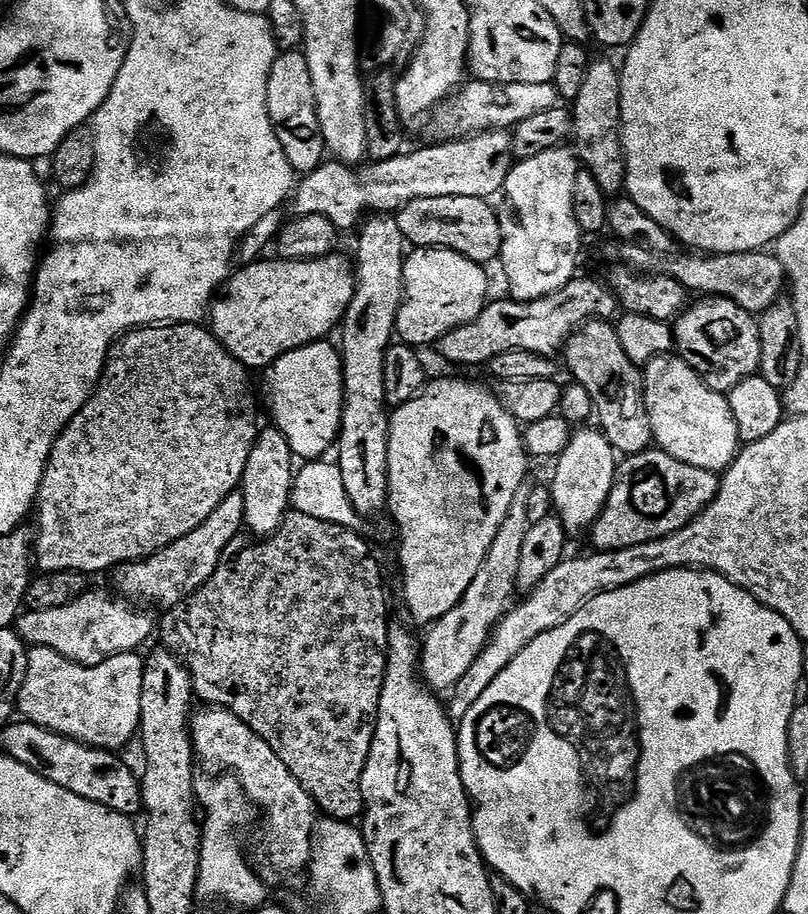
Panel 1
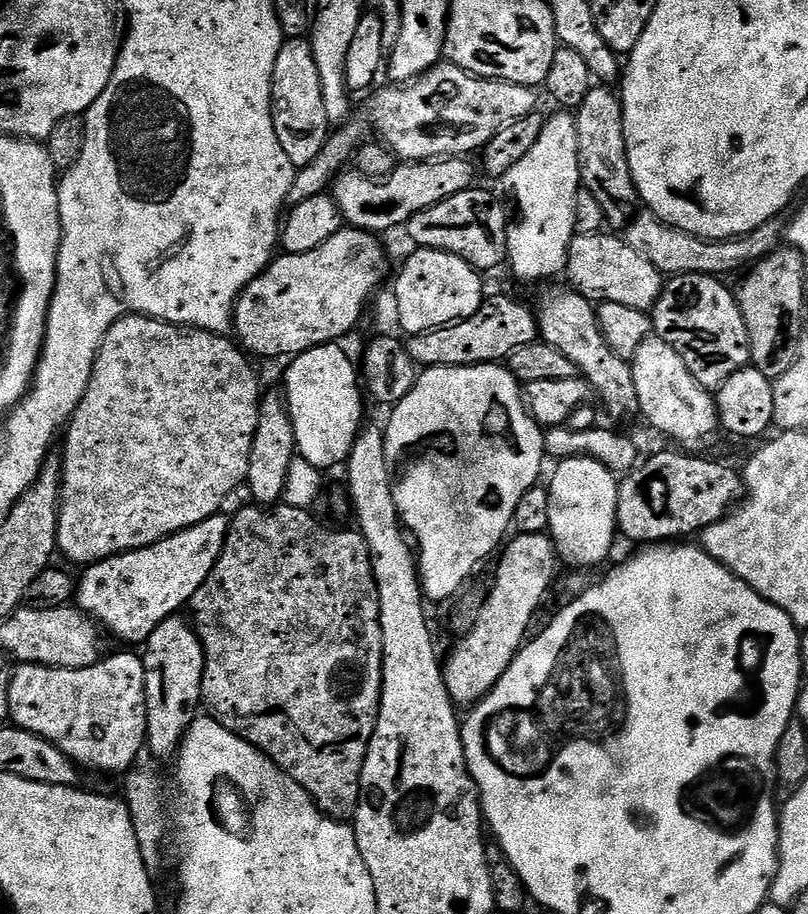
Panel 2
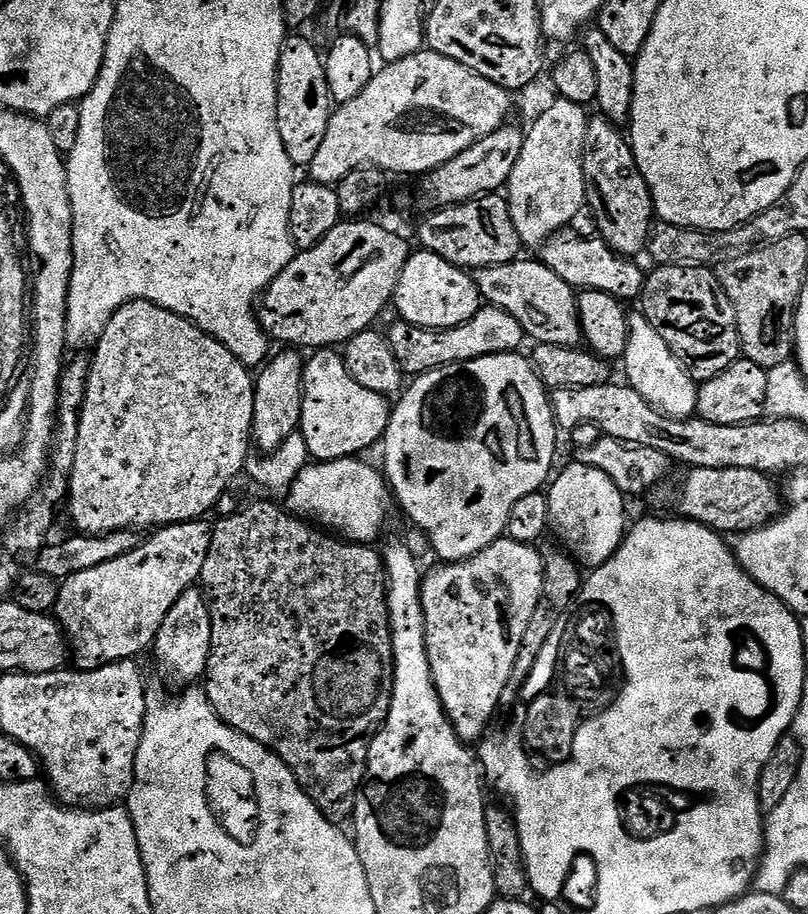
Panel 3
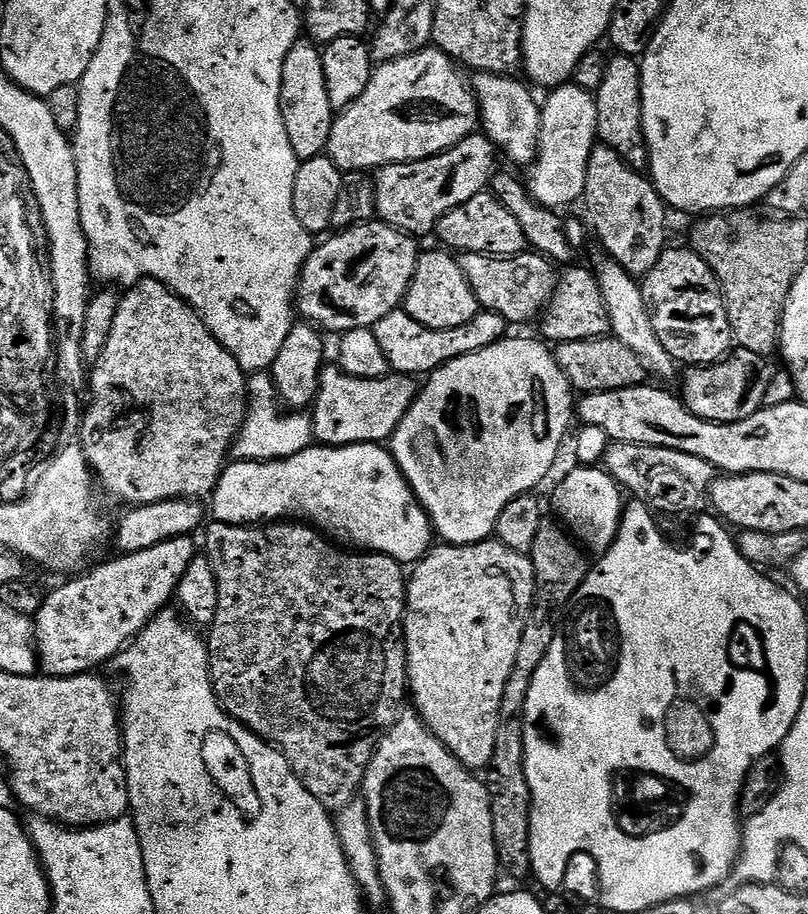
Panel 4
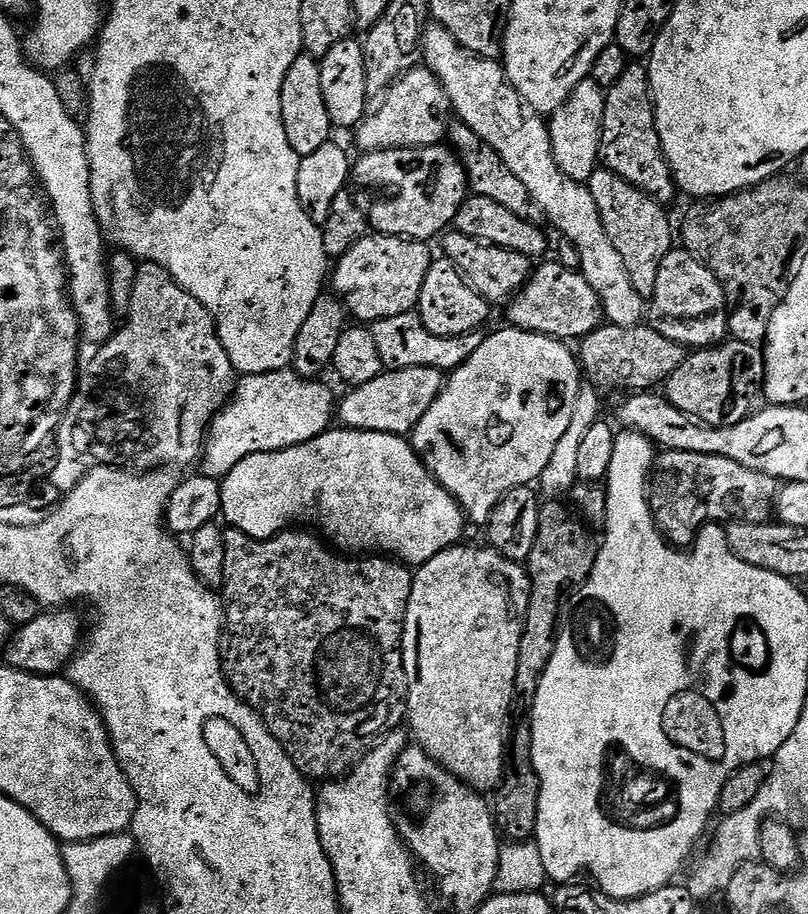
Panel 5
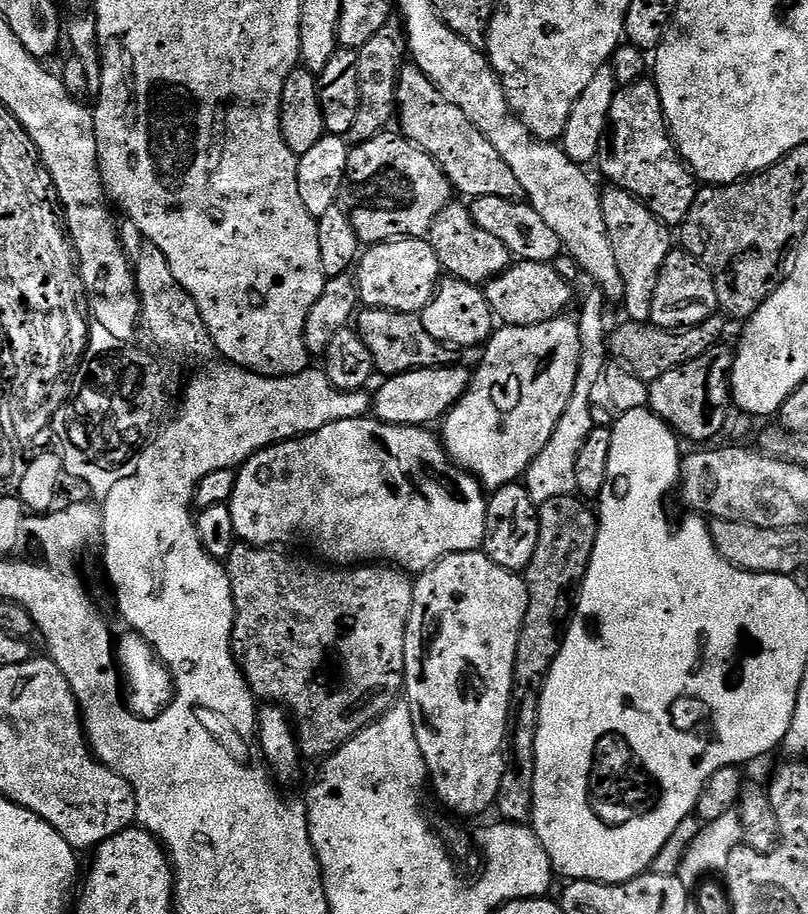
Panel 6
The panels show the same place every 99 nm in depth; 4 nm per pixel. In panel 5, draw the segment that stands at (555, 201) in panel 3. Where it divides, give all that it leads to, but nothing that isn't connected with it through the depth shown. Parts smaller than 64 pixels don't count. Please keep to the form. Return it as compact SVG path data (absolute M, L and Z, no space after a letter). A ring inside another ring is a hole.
M591 78L583 80L566 98L557 112L547 121L554 158L562 174L570 180L587 182L600 164L600 139L602 138L602 118L604 117L605 89L600 88Z

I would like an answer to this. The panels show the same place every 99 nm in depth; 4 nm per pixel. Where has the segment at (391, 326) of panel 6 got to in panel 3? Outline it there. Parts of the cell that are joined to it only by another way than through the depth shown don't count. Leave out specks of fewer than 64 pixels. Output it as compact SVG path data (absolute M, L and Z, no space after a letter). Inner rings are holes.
M481 306L474 318L453 328L419 328L402 319L397 319L395 323L392 329L387 329L386 335L394 356L408 374L429 372L451 364L465 364L483 356L514 352L523 349L523 344L526 344L522 326L518 326L518 318L510 318L506 310L491 306Z

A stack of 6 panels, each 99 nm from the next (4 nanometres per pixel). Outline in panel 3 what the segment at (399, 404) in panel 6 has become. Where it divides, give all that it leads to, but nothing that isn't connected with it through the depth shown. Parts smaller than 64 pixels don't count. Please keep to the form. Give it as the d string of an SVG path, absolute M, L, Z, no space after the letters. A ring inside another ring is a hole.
M317 349L311 356L304 368L303 416L300 419L300 435L307 444L309 455L318 462L336 461L362 454L375 443L377 445L388 429L392 409L389 399L355 382L344 364L343 355L337 349Z

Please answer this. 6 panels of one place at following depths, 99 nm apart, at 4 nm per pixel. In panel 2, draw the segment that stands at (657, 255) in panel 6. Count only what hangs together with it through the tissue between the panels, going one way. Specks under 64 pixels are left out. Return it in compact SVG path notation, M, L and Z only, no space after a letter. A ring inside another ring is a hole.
M594 86L586 94L586 102L575 109L578 126L578 162L582 186L594 194L604 211L604 219L609 225L623 229L640 204L634 178L630 174L630 162L626 154L624 137L624 107L620 105L619 95L608 86Z

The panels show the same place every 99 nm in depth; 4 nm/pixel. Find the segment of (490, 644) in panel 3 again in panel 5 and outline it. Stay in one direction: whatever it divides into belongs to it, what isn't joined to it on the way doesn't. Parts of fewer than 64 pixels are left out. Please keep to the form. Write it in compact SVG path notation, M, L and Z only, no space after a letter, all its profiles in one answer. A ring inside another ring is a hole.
M453 546L442 550L434 558L415 569L410 590L410 602L404 619L404 669L406 670L406 686L408 687L408 702L406 705L406 724L412 727L415 743L434 762L438 762L450 774L454 774L469 788L475 788L481 794L491 793L500 787L504 778L506 757L510 752L510 713L512 711L512 695L514 694L514 674L518 670L518 646L524 633L524 619L528 613L528 599L532 583L528 581L528 574L524 564L516 564L512 560L502 558L494 549L464 548Z

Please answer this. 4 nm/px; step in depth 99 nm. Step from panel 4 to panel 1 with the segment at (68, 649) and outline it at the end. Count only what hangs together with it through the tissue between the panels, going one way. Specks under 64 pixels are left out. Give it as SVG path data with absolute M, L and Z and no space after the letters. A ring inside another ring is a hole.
M237 490L231 492L225 500L198 526L198 530L190 530L178 542L158 550L145 560L135 560L132 564L121 564L111 573L116 583L115 591L123 599L135 602L140 606L157 604L160 610L171 610L178 604L184 603L188 597L193 596L218 570L218 562L236 536L241 535L244 528L244 494Z

